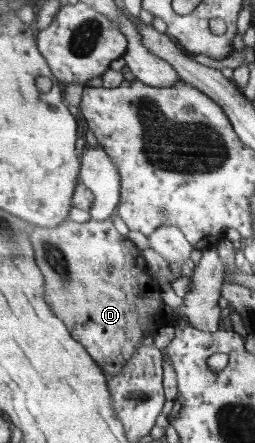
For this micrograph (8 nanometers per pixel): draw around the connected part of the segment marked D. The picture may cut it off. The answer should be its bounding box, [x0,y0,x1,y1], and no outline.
[29,218,164,375]

